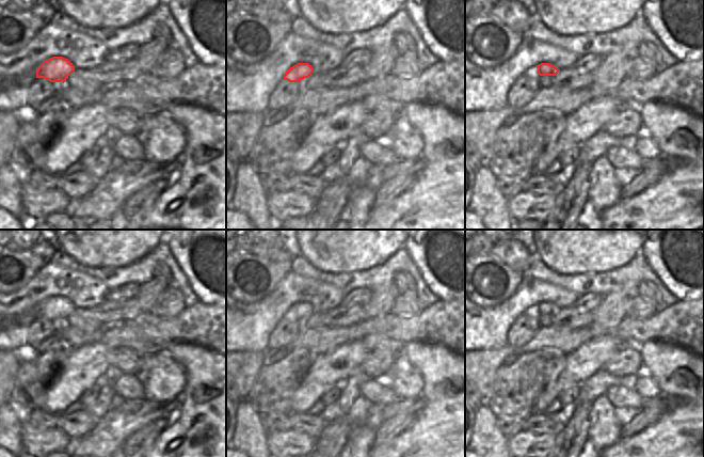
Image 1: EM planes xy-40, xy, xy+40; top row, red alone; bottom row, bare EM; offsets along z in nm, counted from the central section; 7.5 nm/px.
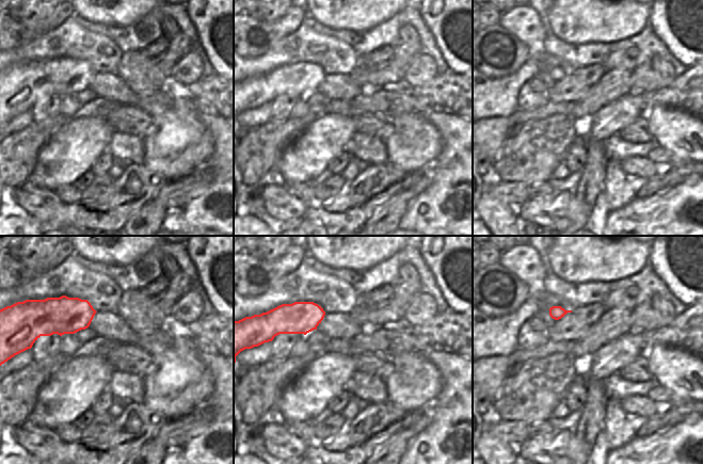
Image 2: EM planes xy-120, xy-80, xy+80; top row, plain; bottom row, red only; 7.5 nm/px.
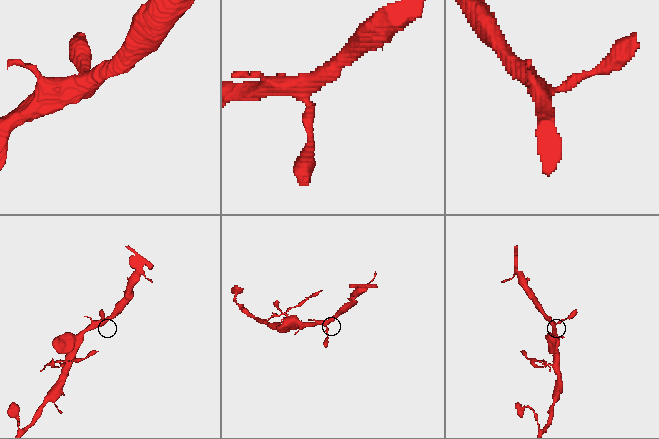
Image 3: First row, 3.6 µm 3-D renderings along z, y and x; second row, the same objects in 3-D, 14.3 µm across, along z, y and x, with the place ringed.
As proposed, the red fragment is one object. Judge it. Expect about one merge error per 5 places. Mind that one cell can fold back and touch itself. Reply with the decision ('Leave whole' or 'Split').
Leave whole

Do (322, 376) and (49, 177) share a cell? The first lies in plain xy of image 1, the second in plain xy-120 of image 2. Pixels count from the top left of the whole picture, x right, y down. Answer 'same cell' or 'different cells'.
same cell

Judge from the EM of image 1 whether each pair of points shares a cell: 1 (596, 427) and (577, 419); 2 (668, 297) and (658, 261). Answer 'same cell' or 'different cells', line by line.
1: different cells
2: different cells

